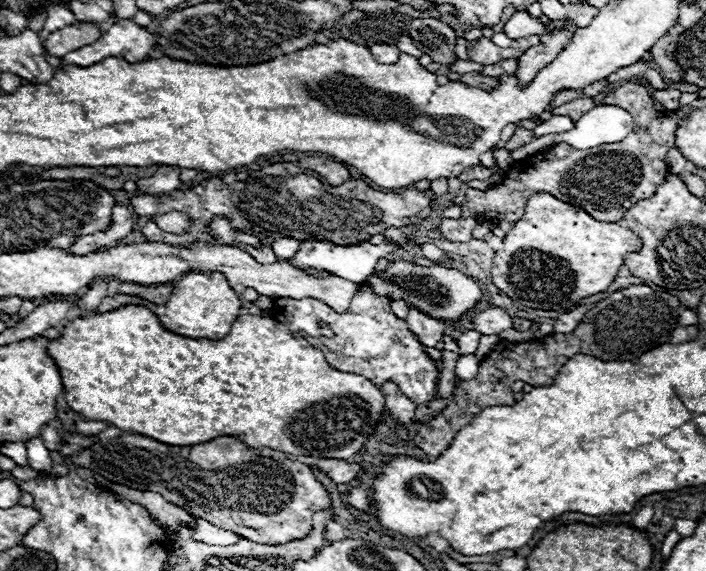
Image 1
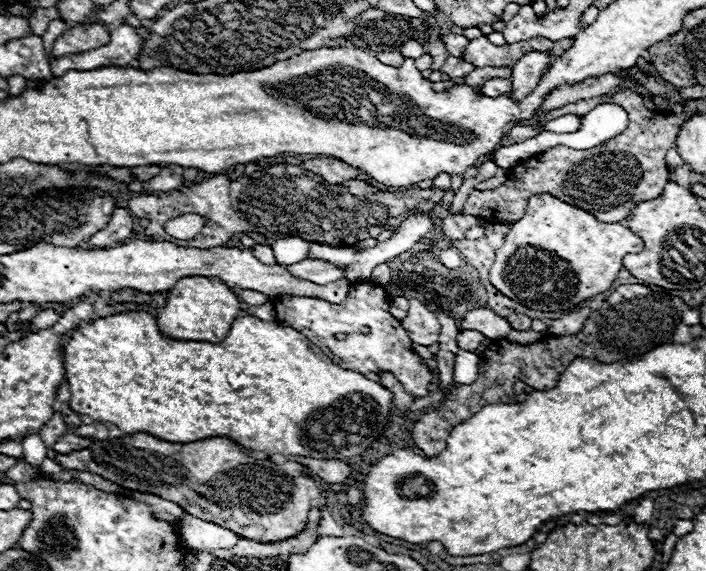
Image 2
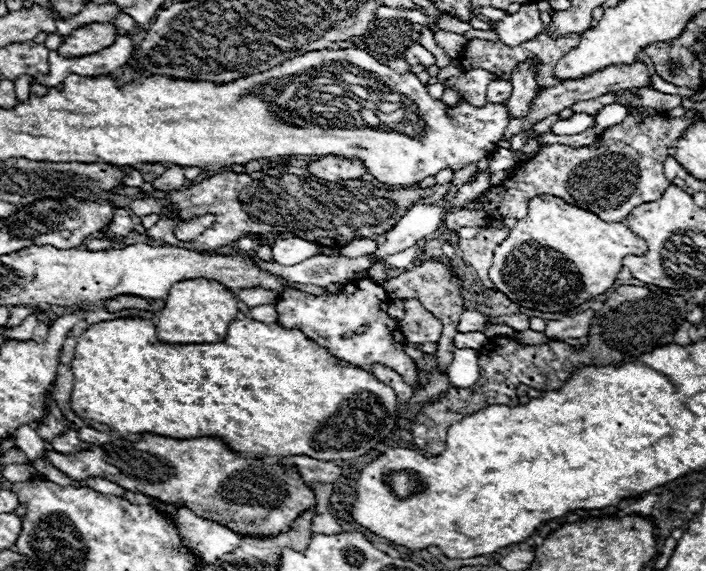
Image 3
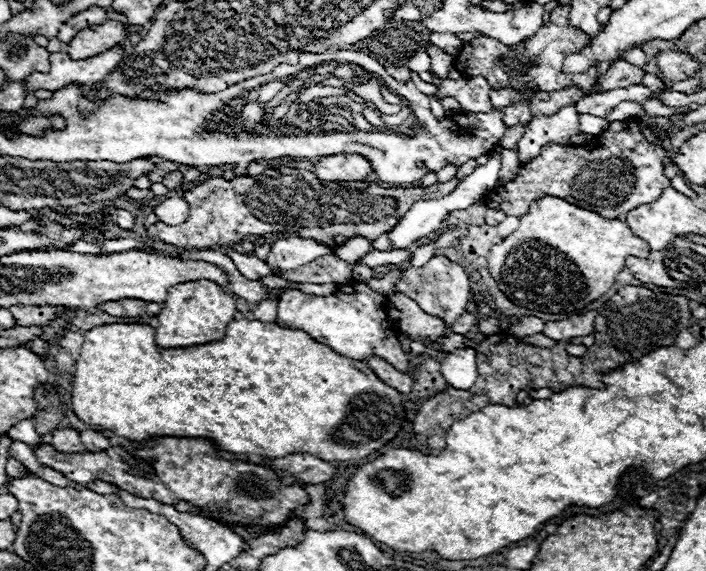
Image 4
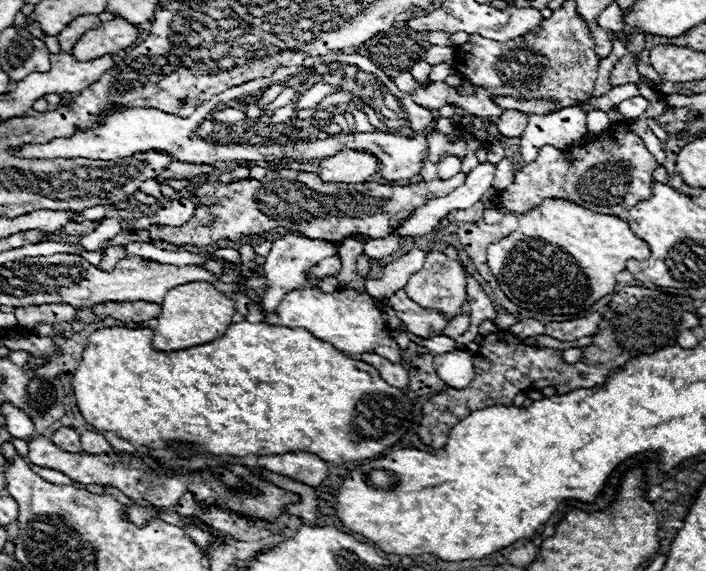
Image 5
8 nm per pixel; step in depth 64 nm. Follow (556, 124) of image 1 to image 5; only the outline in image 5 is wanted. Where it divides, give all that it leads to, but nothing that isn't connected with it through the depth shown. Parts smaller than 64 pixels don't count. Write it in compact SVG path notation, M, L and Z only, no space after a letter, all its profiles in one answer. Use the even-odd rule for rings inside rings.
M594 110L594 112L590 112L590 114L586 116L586 130L588 130L590 134L600 134L600 132L604 132L608 126L610 126L610 120L608 120L608 116L606 116L604 112L600 112L600 110Z

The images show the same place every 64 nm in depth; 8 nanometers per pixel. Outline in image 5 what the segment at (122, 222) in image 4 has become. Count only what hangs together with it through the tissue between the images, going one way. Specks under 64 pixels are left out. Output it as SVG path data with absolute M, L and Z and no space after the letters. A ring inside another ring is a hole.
M176 198L176 200L168 200L164 204L160 204L154 210L154 216L142 217L139 220L131 220L128 222L136 229L148 230L152 224L164 224L164 226L182 226L186 224L192 214L196 210L196 204L188 198Z

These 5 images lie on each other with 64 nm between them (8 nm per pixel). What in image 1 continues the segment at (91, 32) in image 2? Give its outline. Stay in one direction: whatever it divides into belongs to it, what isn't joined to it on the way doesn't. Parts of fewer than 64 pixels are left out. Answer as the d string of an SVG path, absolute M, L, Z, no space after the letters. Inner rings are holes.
M76 22L70 26L64 26L52 34L48 34L48 38L44 40L44 48L50 56L58 56L62 58L64 54L78 50L82 46L88 46L92 42L96 42L100 38L100 30L96 24L92 22Z

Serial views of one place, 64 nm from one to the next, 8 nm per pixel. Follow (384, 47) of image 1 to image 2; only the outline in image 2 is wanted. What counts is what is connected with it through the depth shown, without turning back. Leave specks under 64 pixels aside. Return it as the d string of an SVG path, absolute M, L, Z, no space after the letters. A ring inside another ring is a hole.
M378 50L374 54L378 60L382 60L384 64L390 64L390 66L400 66L402 64L402 54L400 52L388 52L388 50Z

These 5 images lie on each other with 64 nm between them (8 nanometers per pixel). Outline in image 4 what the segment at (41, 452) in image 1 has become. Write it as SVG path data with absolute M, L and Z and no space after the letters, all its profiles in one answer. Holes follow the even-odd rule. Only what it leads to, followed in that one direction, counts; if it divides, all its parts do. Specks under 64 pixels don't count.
M22 420L22 424L16 424L8 430L8 436L16 442L24 442L28 448L36 450L40 446L40 434L34 430L30 420Z

